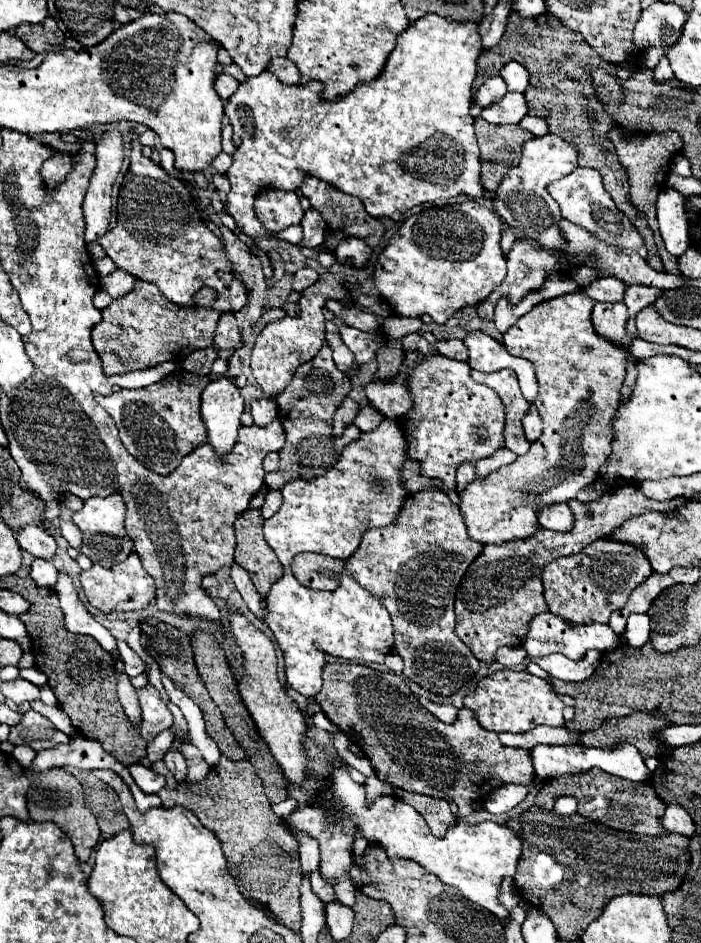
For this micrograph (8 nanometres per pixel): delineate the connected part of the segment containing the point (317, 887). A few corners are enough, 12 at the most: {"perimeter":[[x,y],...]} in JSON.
{"perimeter":[[320,870],[310,874],[314,894],[325,903],[335,901],[332,882]]}

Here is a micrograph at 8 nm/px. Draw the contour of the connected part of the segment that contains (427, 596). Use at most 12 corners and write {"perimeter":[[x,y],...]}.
{"perimeter":[[444,492],[408,496],[348,562],[352,574],[390,612],[402,674],[450,696],[480,668],[454,592],[480,550]]}

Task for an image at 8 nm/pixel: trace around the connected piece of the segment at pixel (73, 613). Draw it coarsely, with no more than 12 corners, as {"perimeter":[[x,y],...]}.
{"perimeter":[[58,574],[54,592],[64,612],[64,626],[88,634],[114,660],[116,638],[90,616],[72,578]]}

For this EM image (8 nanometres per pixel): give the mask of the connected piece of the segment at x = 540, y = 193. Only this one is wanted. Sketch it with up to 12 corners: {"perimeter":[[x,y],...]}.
{"perimeter":[[556,134],[524,142],[492,196],[518,234],[560,248],[546,184],[578,166]]}

